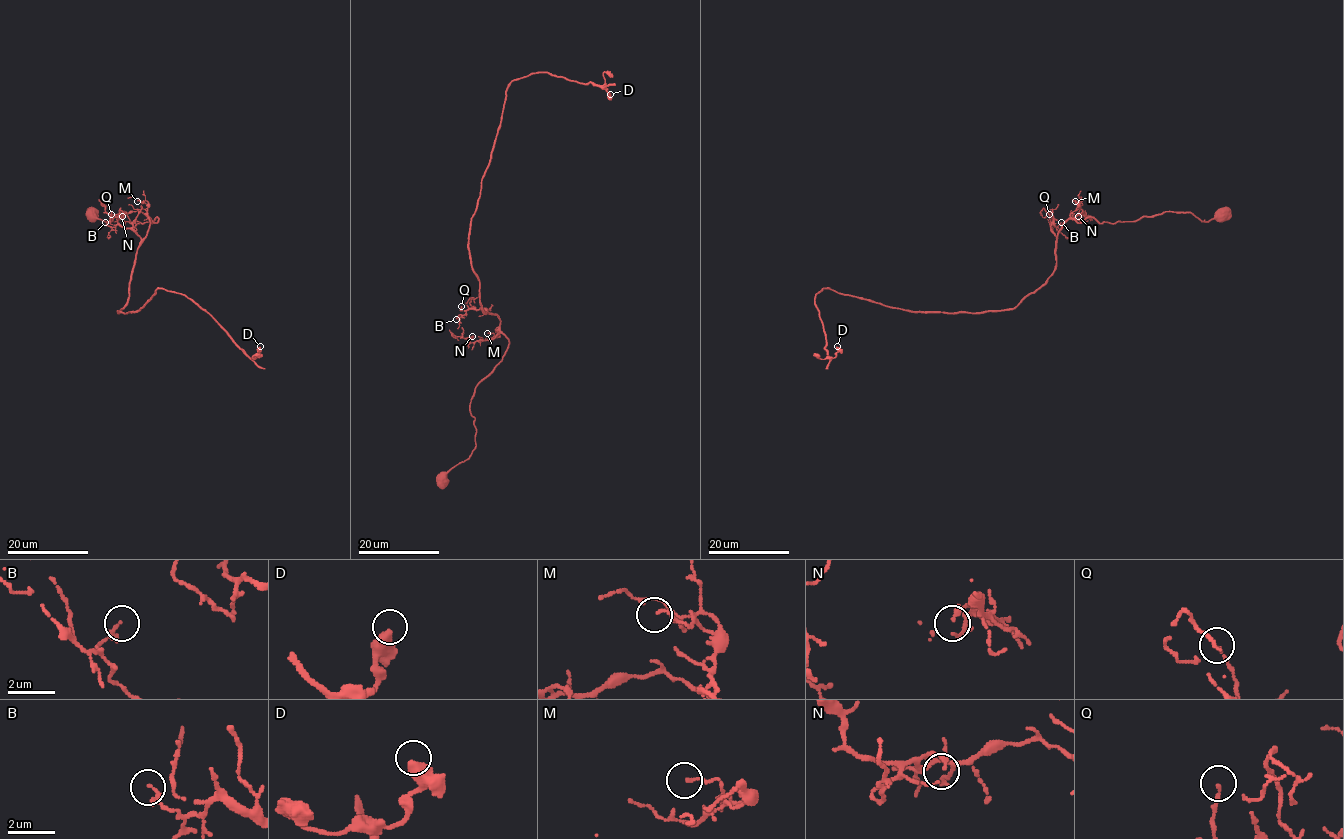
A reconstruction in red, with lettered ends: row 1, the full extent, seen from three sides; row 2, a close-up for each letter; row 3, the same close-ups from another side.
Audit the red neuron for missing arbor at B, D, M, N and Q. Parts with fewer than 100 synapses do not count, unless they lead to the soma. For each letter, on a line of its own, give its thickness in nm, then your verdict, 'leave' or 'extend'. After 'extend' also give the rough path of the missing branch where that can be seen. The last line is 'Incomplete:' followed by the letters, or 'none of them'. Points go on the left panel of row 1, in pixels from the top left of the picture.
B: 160 nm thick; leave
D: 500 nm thick; leave
M: 110 nm thick; leave
N: 200 nm thick; leave
Q: 120 nm thick; leave
Incomplete: none of them

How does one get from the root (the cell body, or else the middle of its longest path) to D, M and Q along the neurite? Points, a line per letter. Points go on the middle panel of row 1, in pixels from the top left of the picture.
D: (443, 479), (475, 447), (470, 399), (509, 343), (482, 310), (468, 246), (506, 89), (549, 73), (610, 94)
M: (443, 479), (475, 447), (470, 399), (475, 387), (502, 359), (509, 343), (498, 330), (497, 337), (487, 333)
Q: (443, 479), (475, 447), (470, 399), (509, 343), (496, 315), (461, 306)

